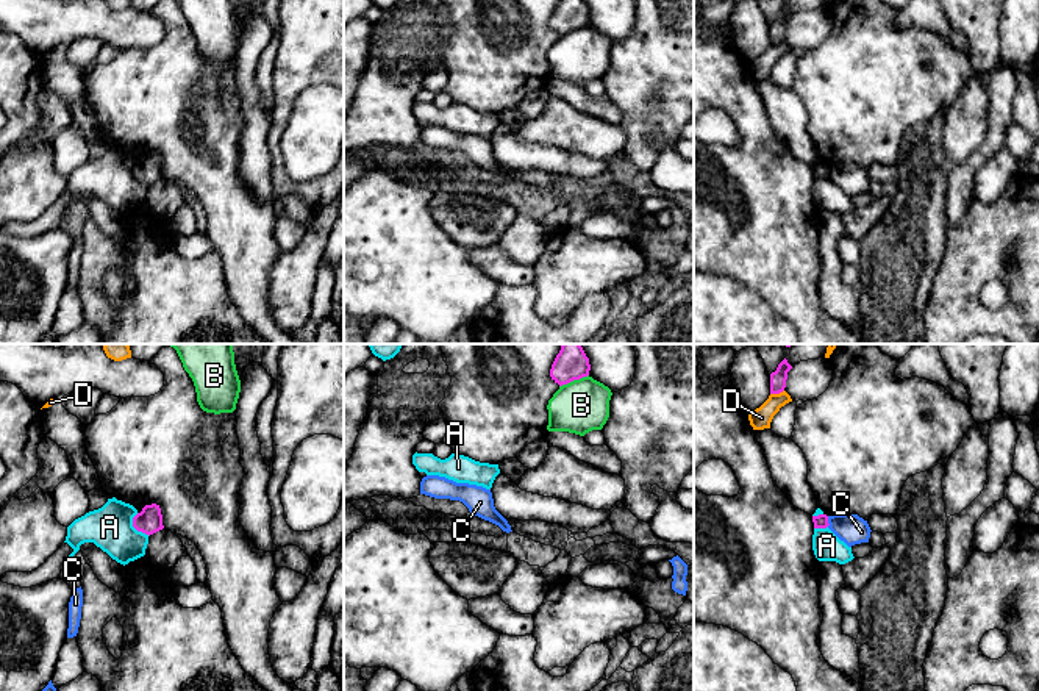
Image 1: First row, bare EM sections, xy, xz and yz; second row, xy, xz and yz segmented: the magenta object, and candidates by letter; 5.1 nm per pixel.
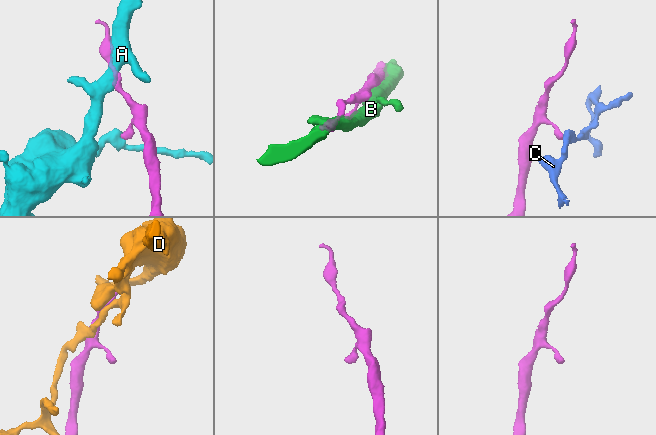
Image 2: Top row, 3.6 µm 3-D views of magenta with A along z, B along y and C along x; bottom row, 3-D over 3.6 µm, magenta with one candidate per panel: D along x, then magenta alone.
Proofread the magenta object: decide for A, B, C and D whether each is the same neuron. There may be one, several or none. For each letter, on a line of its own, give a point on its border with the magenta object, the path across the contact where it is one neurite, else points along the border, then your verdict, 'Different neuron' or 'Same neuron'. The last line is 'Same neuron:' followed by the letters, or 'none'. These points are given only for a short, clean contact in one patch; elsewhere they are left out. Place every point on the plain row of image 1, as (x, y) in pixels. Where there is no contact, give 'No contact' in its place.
A: Touches magenta at xy (135, 177). Boundary: xy (136, 163), (133, 175), (149, 185). Different neuron
B: Touches magenta at xz (574, 28). Different neuron
C: Touches magenta at yz (827, 171). Boundary: yz (827, 166), (828, 175). Different neuron
D: Touches magenta at yz (777, 42). Different neuron
Same neuron: none

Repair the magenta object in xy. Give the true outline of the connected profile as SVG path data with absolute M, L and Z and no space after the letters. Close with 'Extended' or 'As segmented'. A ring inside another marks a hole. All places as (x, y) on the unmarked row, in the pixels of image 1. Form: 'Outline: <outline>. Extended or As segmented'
Outline: M145 155L142 161L133 167L133 177L148 186L162 180L164 175L159 155Z. As segmented

